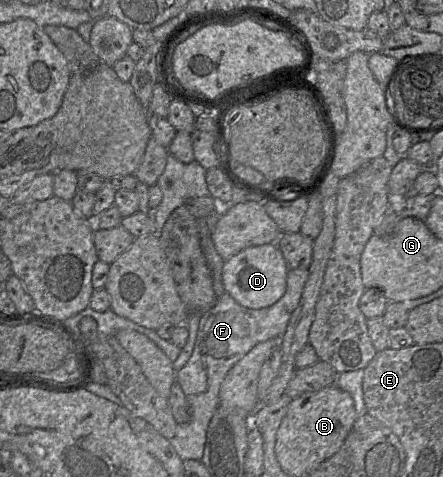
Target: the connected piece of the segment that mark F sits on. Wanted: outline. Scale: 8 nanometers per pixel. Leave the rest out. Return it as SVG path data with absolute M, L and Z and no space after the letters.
M309 269L289 270L285 294L270 307L246 308L228 293L224 293L219 296L213 308L201 314L192 355L186 365L176 373L176 382L181 386L191 407L190 421L177 424L176 433L169 440L182 461L201 460L207 428L219 406L220 388L227 373L257 344L282 338L290 317L300 302L308 275Z

